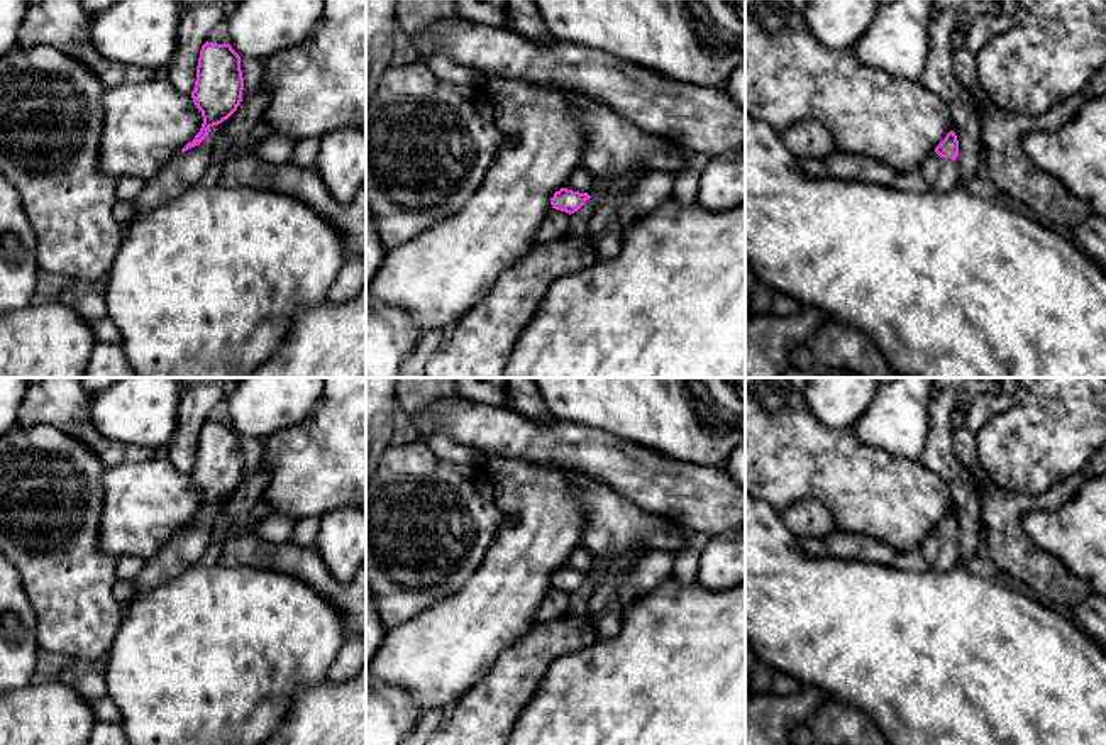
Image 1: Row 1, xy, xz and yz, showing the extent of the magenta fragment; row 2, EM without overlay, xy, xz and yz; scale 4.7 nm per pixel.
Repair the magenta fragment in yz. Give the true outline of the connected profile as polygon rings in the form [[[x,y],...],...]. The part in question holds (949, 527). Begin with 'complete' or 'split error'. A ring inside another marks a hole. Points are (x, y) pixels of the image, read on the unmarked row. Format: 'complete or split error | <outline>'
split error | [[[954,510],[926,535],[921,554],[930,571],[948,572],[960,564],[959,520]]]

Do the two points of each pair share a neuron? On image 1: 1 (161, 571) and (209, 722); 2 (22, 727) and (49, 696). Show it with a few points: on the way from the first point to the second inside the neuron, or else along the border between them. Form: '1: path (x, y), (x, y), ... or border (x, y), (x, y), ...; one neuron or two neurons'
1: border (199, 561), (168, 581), (144, 591), (131, 603); two neurons
2: path (29, 720), (46, 703); one neuron

